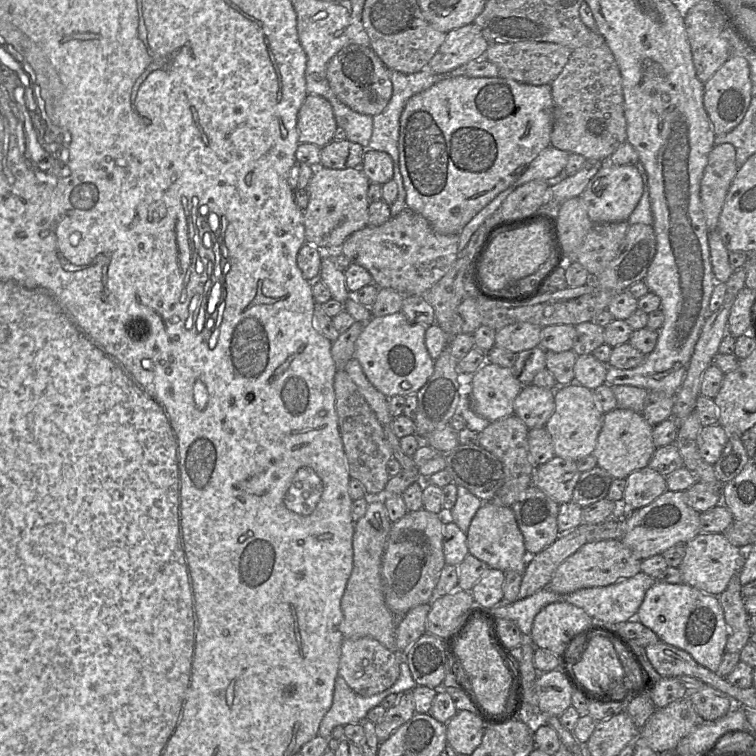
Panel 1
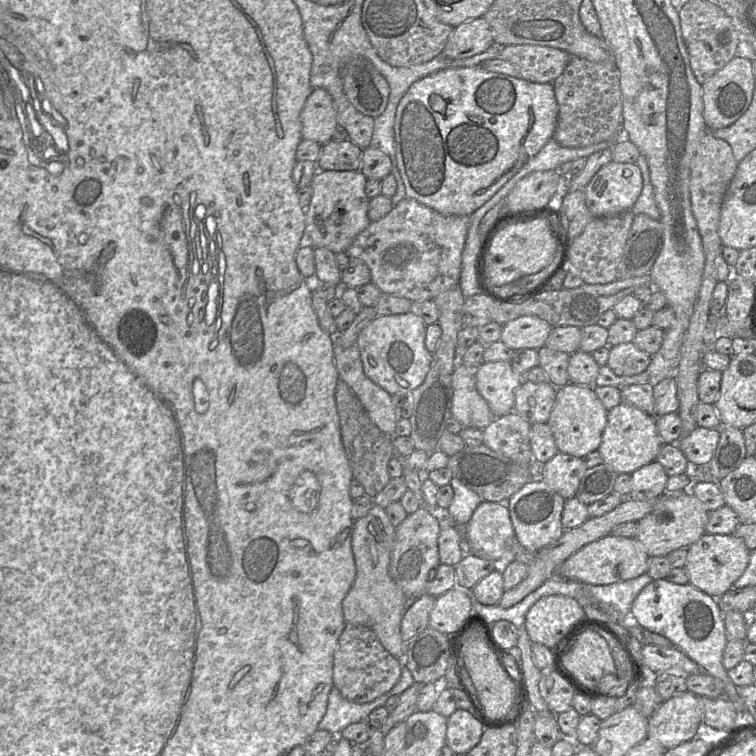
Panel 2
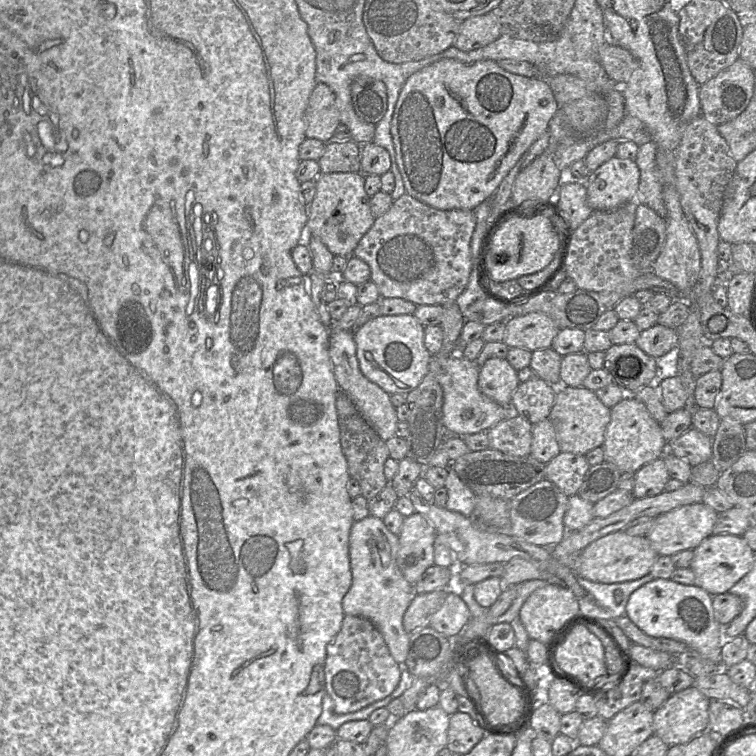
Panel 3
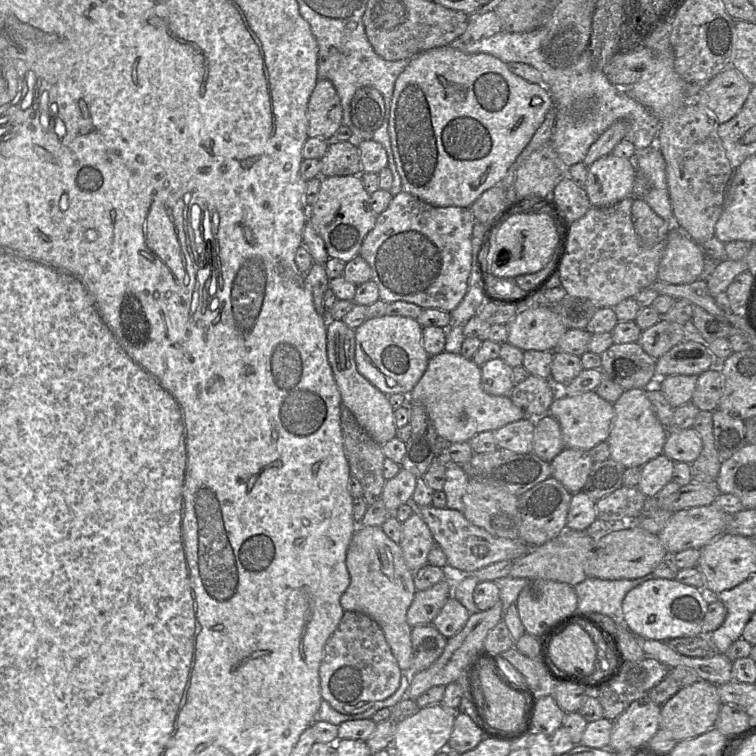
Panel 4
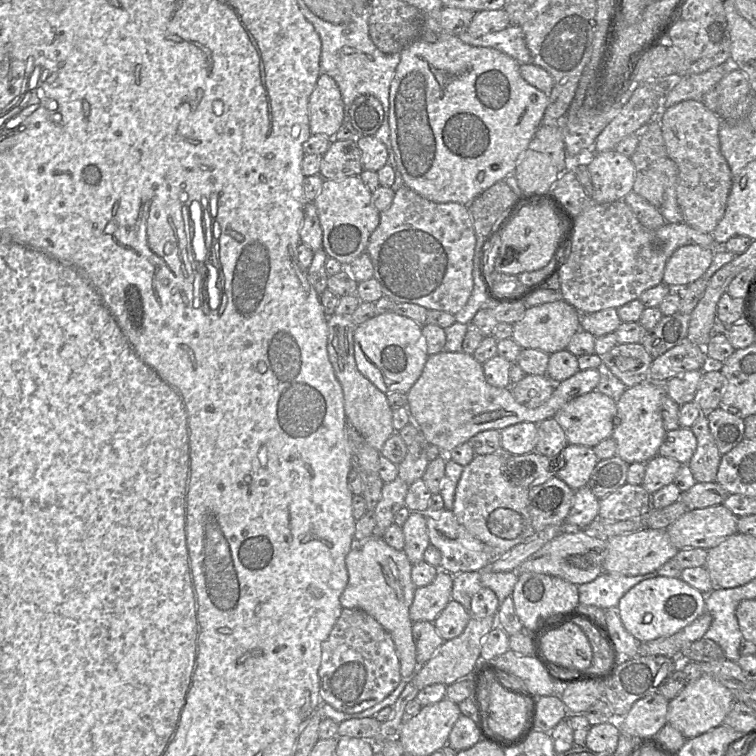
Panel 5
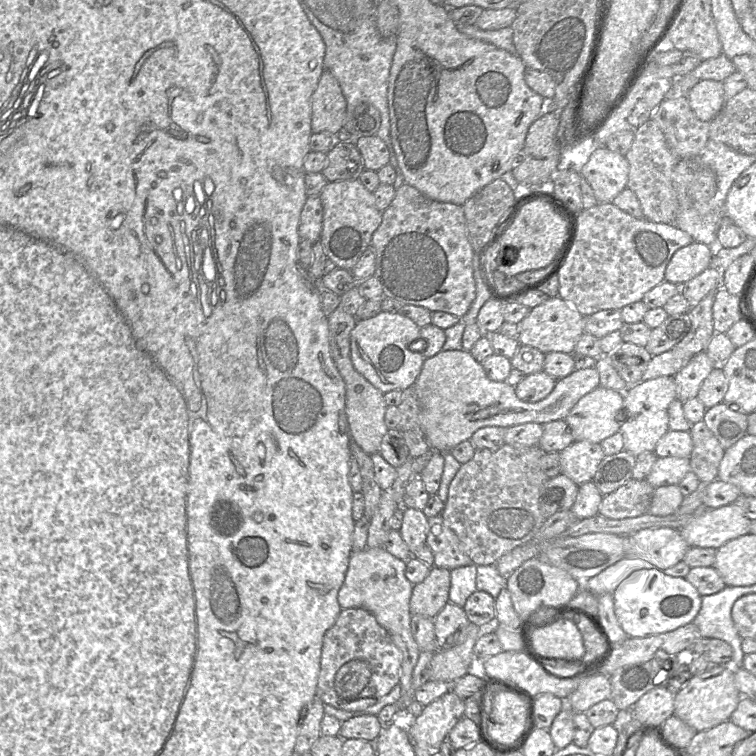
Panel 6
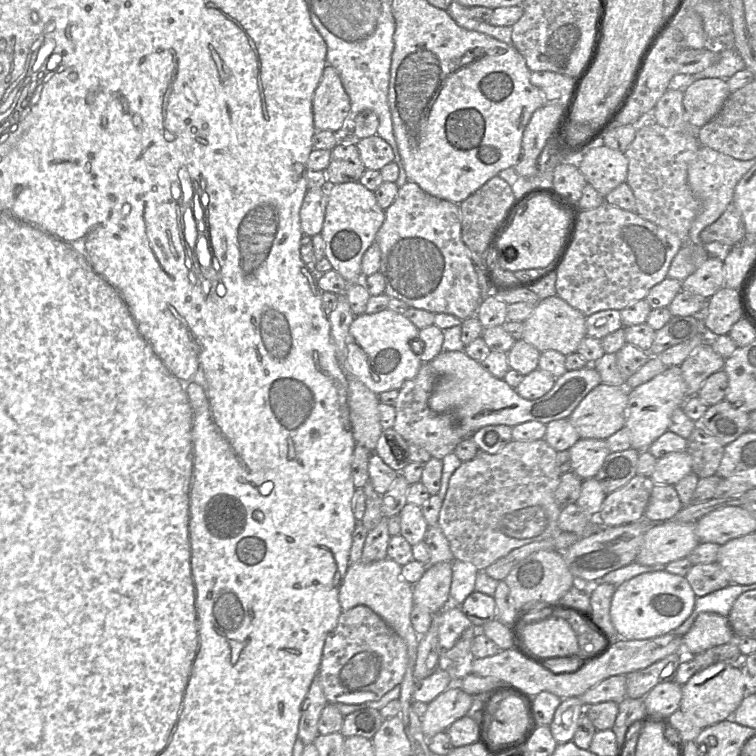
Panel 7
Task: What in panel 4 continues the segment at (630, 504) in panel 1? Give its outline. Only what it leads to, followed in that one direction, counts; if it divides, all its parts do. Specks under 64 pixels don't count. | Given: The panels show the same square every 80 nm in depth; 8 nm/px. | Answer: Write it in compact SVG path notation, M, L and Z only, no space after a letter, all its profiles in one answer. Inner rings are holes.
M662 453L641 467L638 489L647 498L655 498L664 485L672 480L673 469L674 461Z

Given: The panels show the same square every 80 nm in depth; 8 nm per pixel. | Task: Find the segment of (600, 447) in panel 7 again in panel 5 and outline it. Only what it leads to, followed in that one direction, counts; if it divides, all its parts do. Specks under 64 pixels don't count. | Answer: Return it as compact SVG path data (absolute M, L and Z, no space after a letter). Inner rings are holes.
M567 444L556 457L556 476L575 491L587 486L598 462L593 447Z

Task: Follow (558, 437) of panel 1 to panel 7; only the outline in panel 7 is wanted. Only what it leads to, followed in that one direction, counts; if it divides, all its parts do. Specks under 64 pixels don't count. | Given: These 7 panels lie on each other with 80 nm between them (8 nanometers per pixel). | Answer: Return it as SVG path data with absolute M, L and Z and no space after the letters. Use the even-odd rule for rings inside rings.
M600 383L567 418L580 438L606 440L623 428L627 419L628 389Z

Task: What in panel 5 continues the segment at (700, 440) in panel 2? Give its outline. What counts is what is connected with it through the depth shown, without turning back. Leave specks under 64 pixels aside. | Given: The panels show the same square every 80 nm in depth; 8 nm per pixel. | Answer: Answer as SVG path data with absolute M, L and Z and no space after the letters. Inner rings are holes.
M679 427L667 431L658 455L676 459L681 464L688 464L697 448L697 439L691 428Z

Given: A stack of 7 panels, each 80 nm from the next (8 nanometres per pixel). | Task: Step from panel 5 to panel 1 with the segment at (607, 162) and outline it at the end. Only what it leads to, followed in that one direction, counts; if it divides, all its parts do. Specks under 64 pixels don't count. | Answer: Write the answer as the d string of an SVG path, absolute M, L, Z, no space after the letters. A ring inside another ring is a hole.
M635 165L602 167L590 180L581 198L593 223L628 221L643 194L642 177Z

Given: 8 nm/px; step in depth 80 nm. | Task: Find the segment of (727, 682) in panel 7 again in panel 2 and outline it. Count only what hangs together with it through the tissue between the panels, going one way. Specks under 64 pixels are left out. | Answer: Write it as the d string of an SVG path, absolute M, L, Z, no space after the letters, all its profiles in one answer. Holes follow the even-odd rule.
M690 691L663 701L648 719L647 737L656 740L665 749L704 732L702 697Z

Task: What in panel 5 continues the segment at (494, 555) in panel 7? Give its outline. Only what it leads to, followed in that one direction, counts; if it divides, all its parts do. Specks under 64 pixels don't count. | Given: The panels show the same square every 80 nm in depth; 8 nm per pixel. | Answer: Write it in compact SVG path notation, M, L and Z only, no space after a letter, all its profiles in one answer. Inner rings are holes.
M501 450L491 454L476 454L472 461L464 466L456 487L452 509L457 521L472 535L493 547L497 551L497 556L503 555L535 533L528 511L529 488L515 485L505 477L504 453Z

